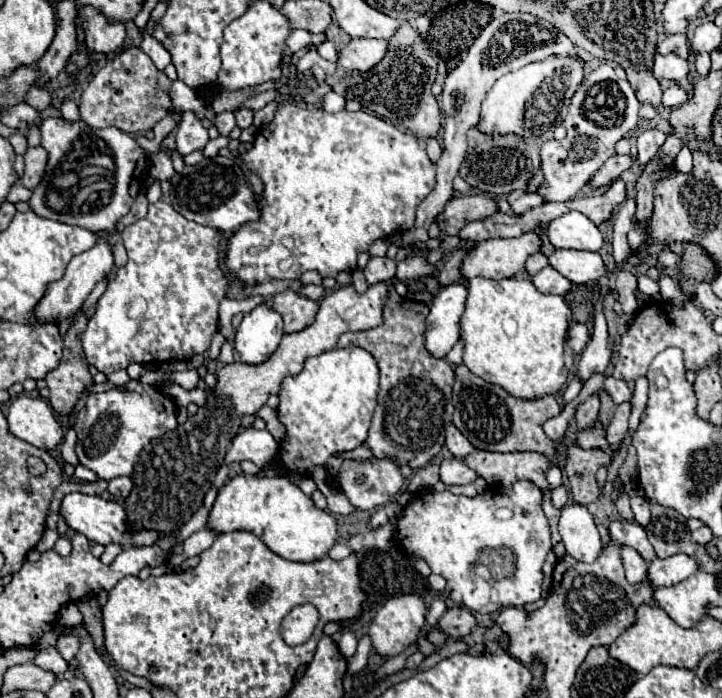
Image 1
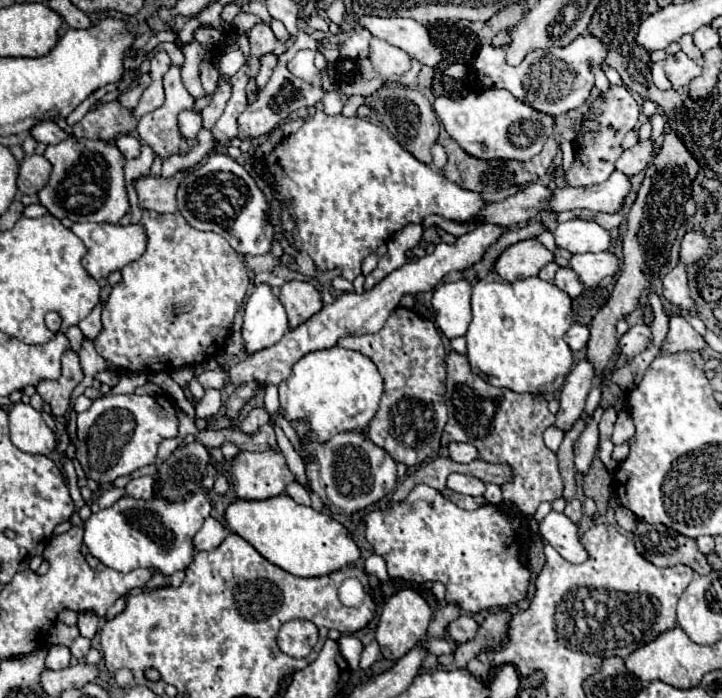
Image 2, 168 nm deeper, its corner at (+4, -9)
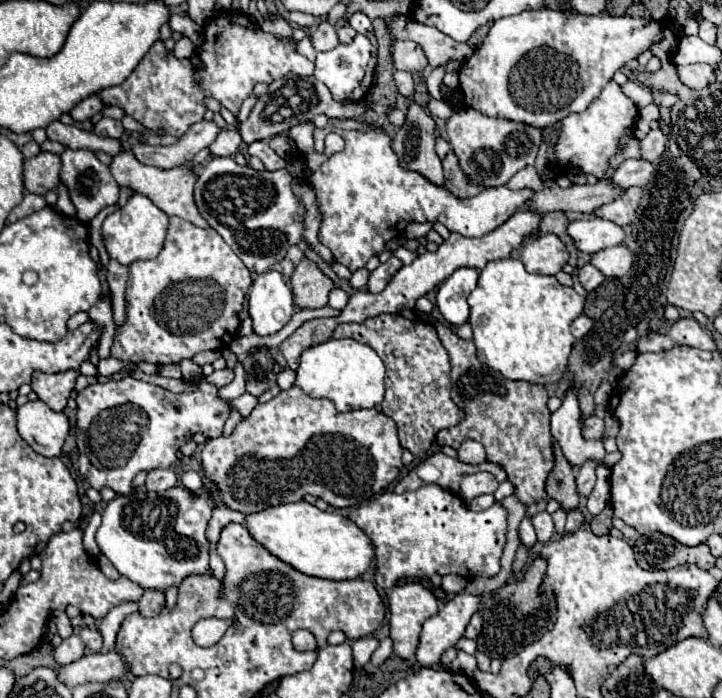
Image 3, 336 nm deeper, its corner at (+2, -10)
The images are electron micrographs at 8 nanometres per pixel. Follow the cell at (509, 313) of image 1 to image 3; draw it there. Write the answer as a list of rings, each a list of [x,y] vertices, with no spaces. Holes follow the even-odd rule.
[[[503,258],[487,262],[487,266],[479,274],[477,288],[469,294],[469,306],[471,306],[469,322],[473,326],[473,342],[477,346],[477,358],[481,358],[485,366],[499,370],[509,380],[527,380],[537,384],[559,382],[565,374],[565,362],[575,342],[569,326],[583,312],[583,302],[585,298],[579,296],[575,288],[559,284],[555,276],[527,272],[521,260]]]

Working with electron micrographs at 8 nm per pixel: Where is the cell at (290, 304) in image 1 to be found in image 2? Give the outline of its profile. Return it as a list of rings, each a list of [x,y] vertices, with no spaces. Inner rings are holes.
[[[307,281],[285,283],[279,291],[279,301],[283,303],[283,307],[287,311],[291,329],[303,325],[309,317],[319,313],[323,307],[319,291],[311,281],[309,283]]]

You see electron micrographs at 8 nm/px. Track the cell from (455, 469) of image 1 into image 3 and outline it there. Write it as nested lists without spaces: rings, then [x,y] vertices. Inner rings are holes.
[[[477,472],[477,474],[469,474],[463,478],[461,482],[461,496],[465,500],[473,500],[481,494],[493,494],[497,490],[499,482],[493,474],[489,472]]]

